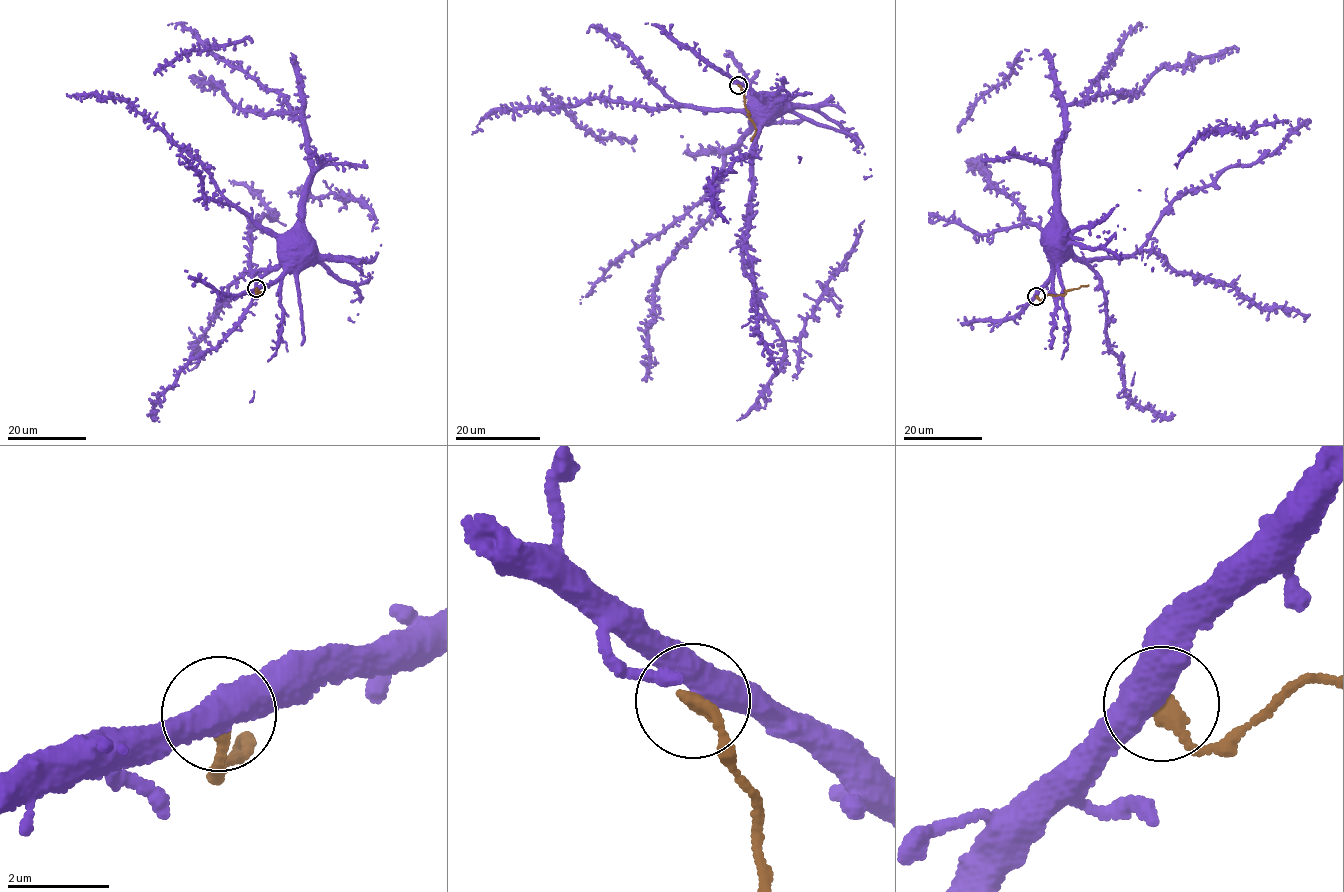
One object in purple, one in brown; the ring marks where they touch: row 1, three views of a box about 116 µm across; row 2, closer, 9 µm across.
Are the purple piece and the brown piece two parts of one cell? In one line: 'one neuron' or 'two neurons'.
two neurons

